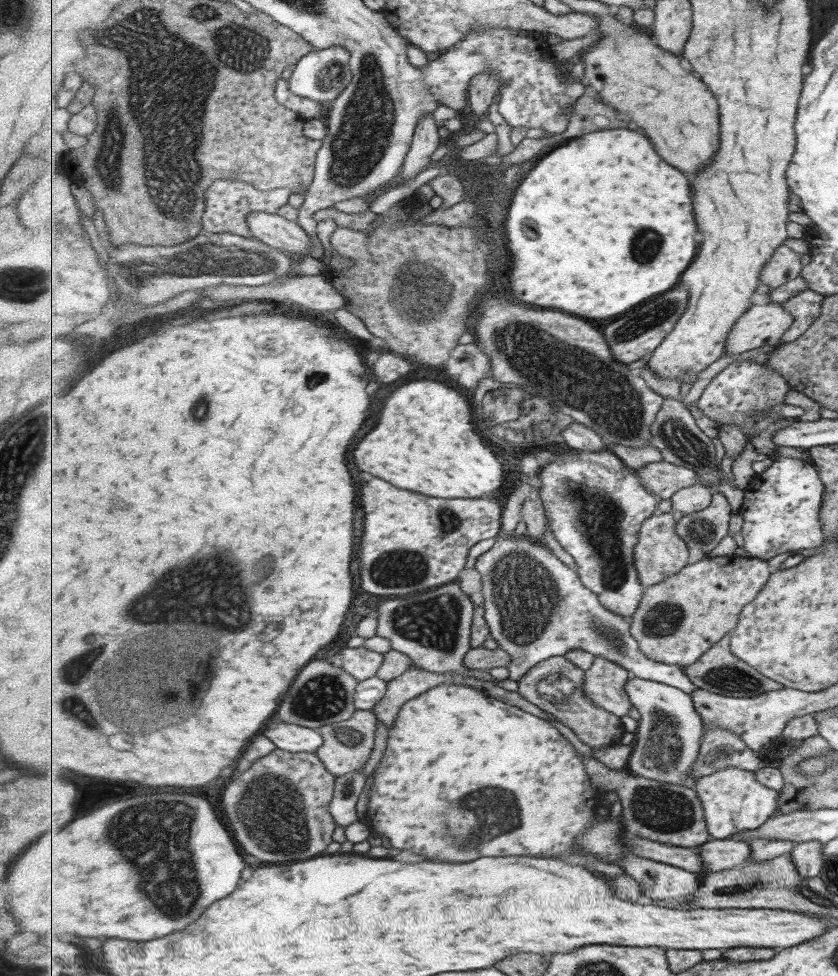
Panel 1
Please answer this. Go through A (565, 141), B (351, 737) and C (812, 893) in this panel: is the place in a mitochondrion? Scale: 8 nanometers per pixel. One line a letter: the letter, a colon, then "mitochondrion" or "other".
A: other
B: mitochondrion
C: mitochondrion

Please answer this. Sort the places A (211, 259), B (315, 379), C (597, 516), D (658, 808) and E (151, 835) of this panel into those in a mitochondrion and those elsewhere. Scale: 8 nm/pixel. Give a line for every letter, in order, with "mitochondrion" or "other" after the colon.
A: mitochondrion
B: mitochondrion
C: mitochondrion
D: mitochondrion
E: mitochondrion

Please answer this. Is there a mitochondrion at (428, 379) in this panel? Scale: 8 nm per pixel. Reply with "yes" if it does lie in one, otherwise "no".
no

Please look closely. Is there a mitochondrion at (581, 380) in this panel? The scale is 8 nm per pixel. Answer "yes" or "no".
yes

